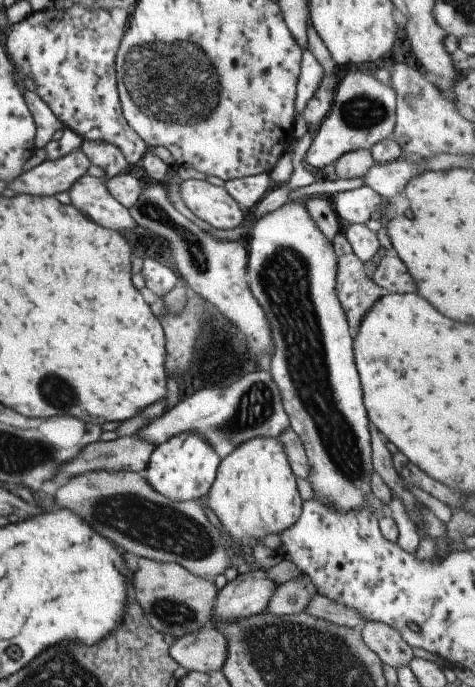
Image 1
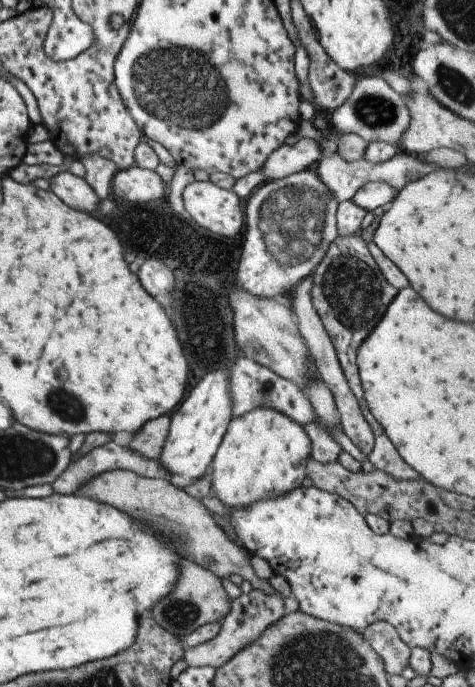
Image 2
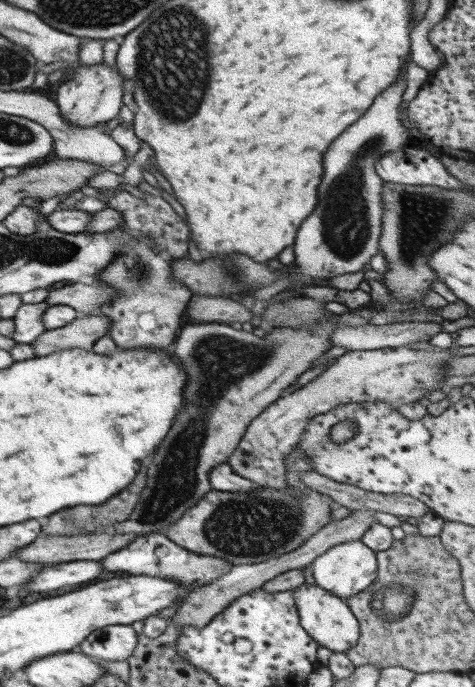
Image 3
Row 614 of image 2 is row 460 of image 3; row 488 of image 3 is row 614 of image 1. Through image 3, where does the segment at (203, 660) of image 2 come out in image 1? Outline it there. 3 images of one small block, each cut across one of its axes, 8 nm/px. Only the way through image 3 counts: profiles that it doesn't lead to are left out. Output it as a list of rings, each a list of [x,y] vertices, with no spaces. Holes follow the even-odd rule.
[[[291,578],[283,584],[277,584],[275,592],[271,594],[267,606],[261,610],[265,614],[283,616],[299,613],[305,610],[309,600],[316,596],[315,586],[304,578]]]

